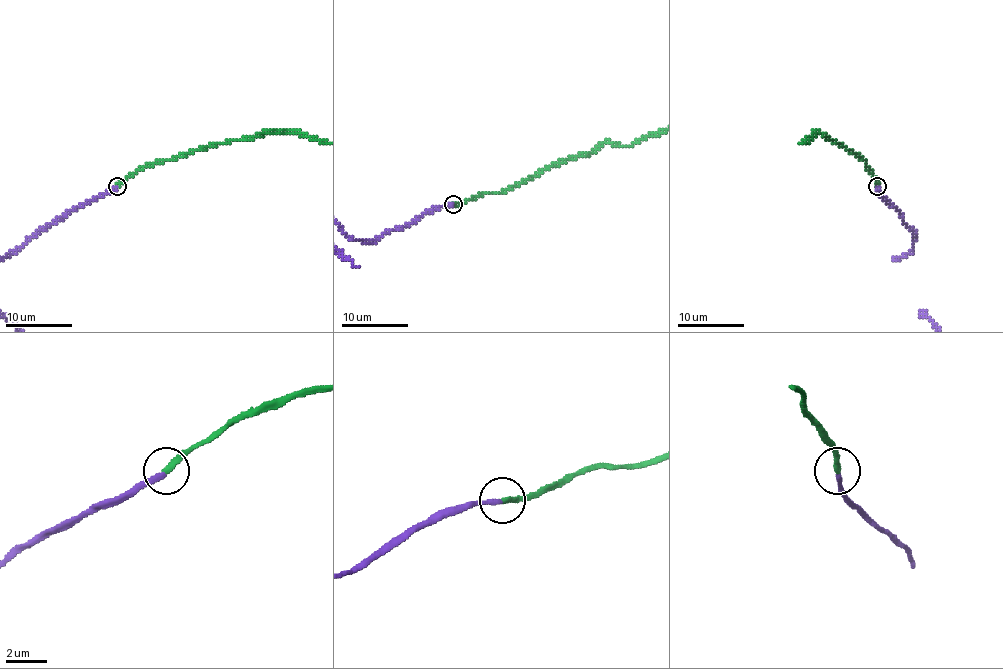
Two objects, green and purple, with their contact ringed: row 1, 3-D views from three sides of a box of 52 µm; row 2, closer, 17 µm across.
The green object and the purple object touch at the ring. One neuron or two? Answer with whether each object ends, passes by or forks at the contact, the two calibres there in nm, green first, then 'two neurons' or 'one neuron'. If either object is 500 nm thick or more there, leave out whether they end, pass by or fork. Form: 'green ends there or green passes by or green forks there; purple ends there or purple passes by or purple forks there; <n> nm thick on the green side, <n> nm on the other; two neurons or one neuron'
green ends there; purple ends there; 260 nm thick on the green side, 240 nm on the other; one neuron

